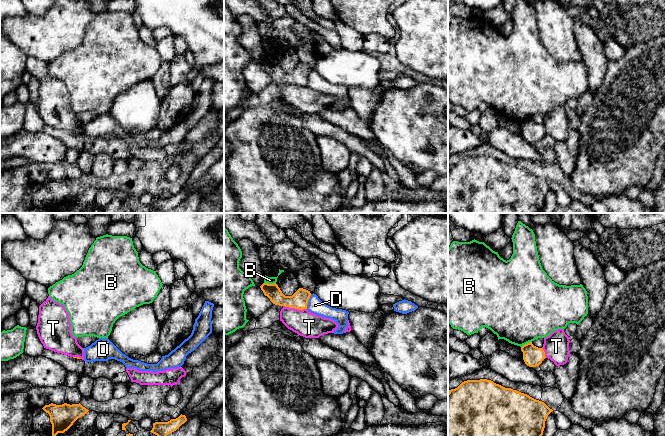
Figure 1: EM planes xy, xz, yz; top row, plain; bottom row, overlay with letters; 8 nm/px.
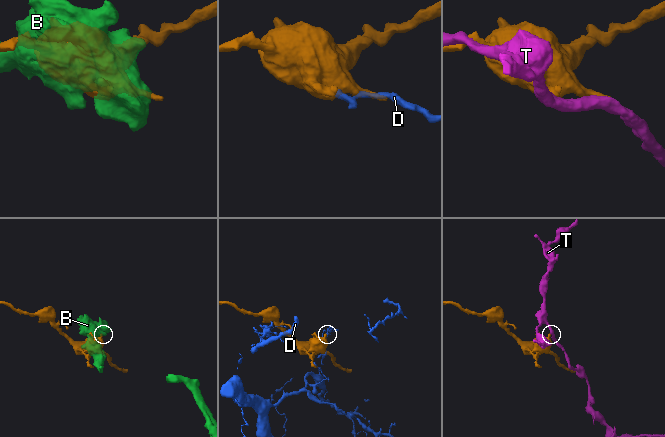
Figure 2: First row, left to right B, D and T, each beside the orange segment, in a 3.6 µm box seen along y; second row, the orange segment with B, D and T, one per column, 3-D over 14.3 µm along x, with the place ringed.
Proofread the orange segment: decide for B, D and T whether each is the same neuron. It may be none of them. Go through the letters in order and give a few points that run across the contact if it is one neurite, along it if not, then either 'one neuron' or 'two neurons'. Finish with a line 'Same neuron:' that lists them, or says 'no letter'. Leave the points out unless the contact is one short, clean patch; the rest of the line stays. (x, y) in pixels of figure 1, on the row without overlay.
B: two neurons
D: xz (311, 70), (306, 84) | two neurons
T: xz (283, 81), (289, 84), (306, 85) | two neurons
Same neuron: no letter

